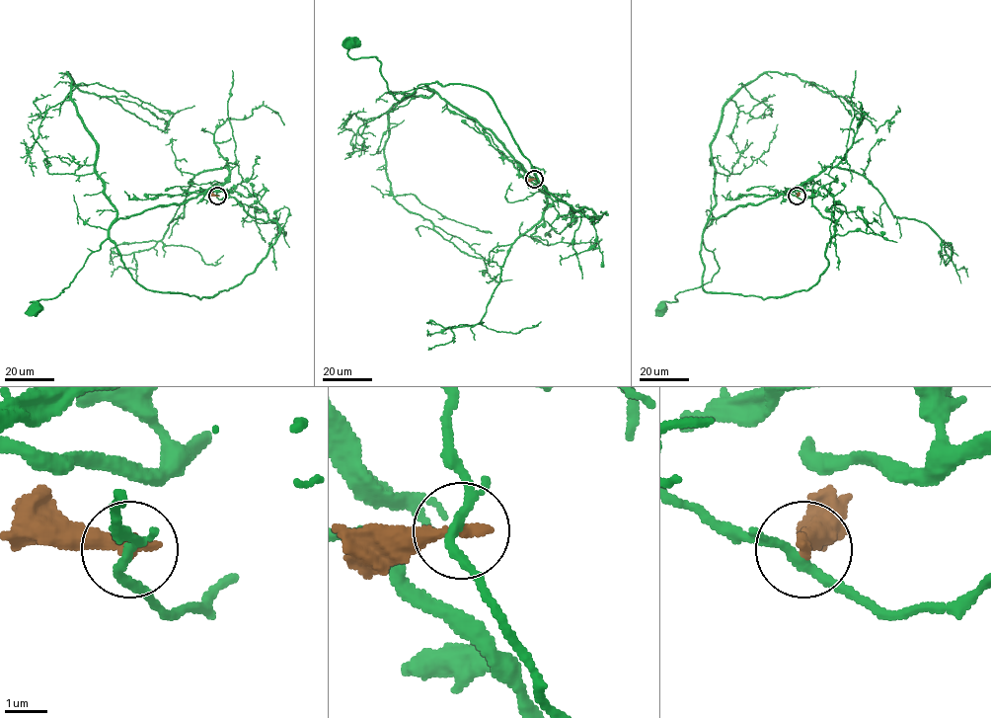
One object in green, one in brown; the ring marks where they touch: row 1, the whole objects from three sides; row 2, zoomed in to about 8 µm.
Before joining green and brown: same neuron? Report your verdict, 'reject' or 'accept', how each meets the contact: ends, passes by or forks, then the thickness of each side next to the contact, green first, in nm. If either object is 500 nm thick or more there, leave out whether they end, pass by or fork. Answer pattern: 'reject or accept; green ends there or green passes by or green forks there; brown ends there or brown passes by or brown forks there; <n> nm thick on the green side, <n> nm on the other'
reject; green forks there; brown ends there; 180 nm thick on the green side, 360 nm on the other

